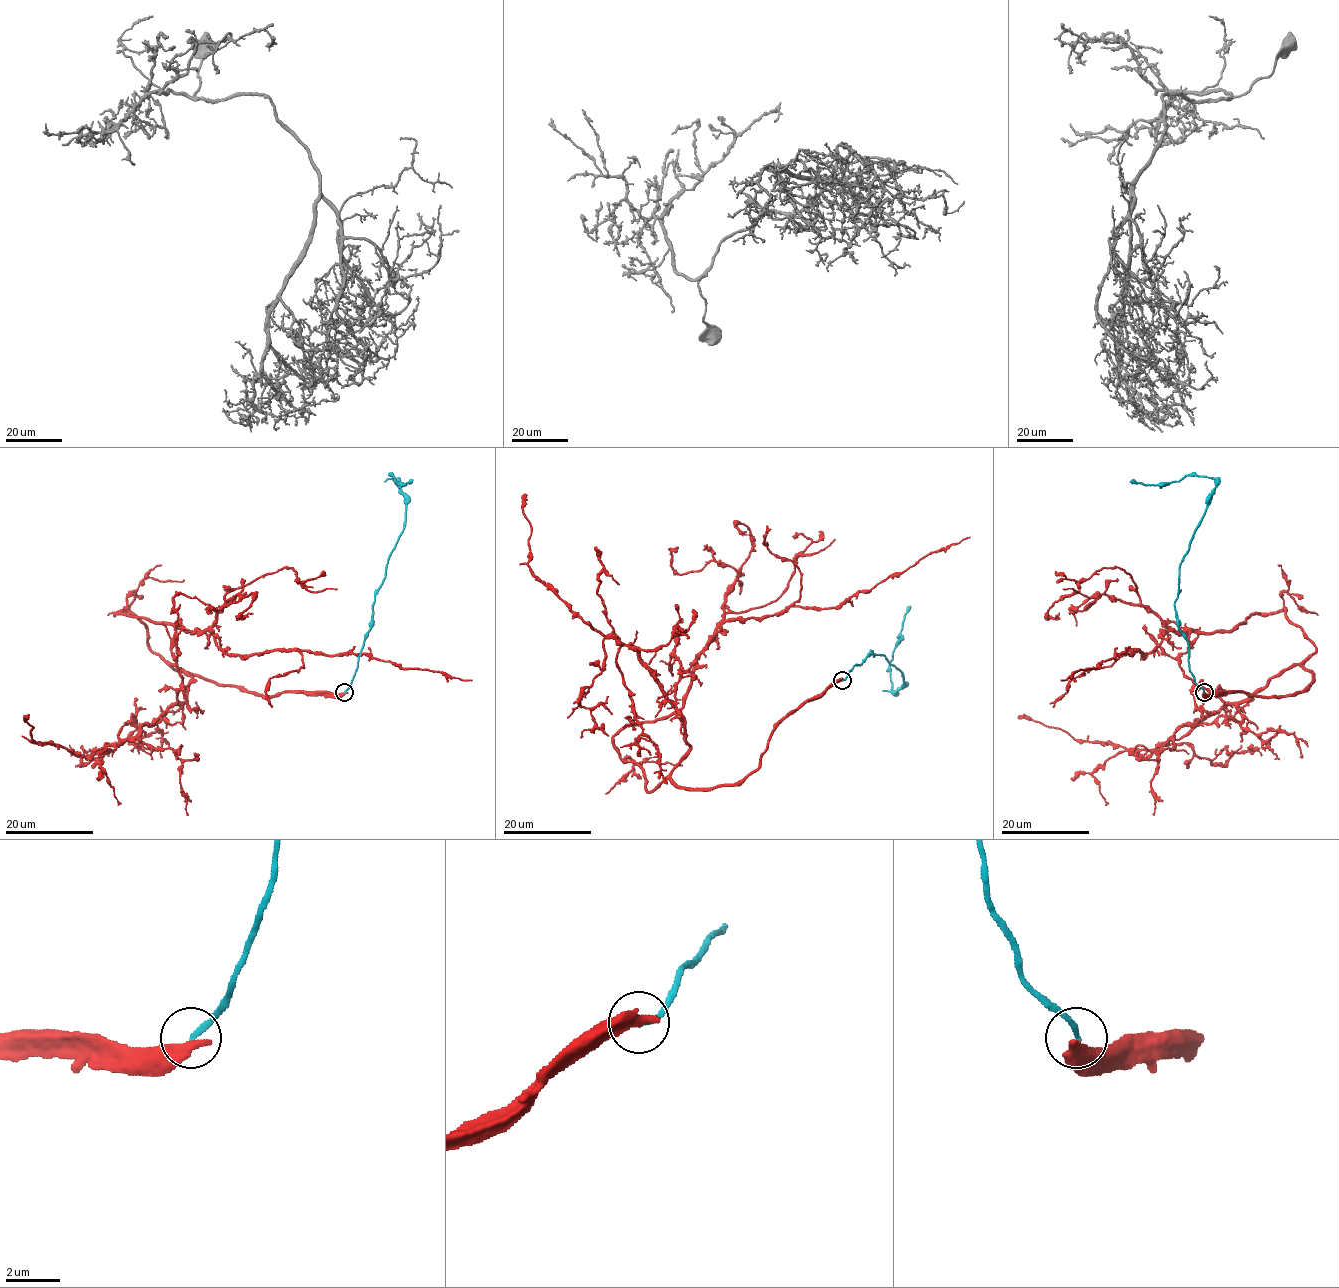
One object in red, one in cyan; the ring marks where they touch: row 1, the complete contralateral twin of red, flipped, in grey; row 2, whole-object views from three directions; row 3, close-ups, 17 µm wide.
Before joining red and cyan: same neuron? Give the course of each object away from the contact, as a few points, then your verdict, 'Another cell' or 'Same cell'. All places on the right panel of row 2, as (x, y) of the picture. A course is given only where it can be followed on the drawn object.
Course of red: (1204, 692), (1302, 691), (1313, 642), (1285, 611), (1254, 613), (1060, 680). Course of cyan: (1204, 692), (1190, 670), (1188, 644), (1174, 606), (1181, 561), (1215, 479), (1130, 481). Another cell

